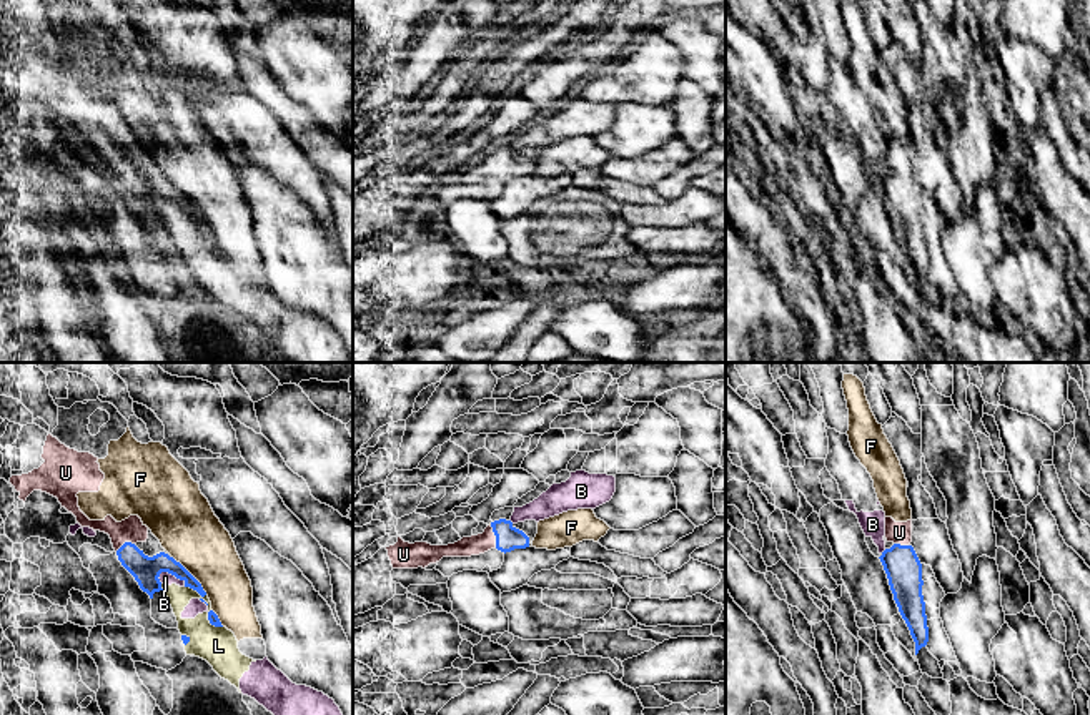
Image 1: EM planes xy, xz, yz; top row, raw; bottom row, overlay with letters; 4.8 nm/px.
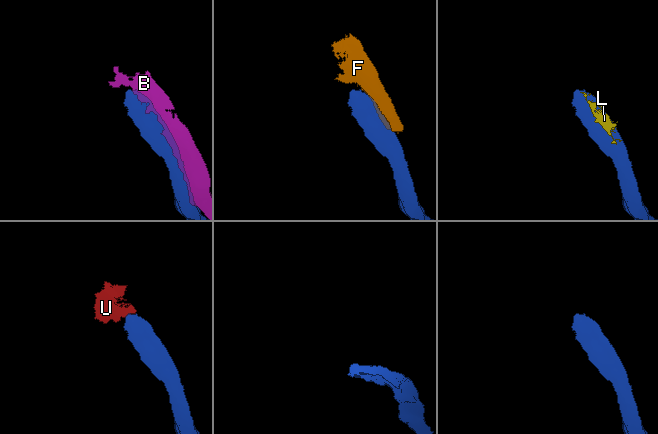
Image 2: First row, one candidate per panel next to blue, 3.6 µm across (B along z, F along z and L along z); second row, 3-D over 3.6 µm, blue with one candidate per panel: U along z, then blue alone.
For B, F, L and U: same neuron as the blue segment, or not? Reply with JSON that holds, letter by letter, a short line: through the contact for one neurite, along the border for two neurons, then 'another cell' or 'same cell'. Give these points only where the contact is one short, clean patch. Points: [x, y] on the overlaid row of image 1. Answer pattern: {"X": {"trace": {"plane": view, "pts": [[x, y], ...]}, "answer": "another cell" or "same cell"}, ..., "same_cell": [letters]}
{"B": {"answer": "another cell"}, "F": {"answer": "another cell"}, "L": {"answer": "another cell"}, "U": {"trace": {"plane": "xz", "pts": [[508, 537], [495, 534], [478, 544]]}, "answer": "same cell"}, "same_cell": ["U"]}

